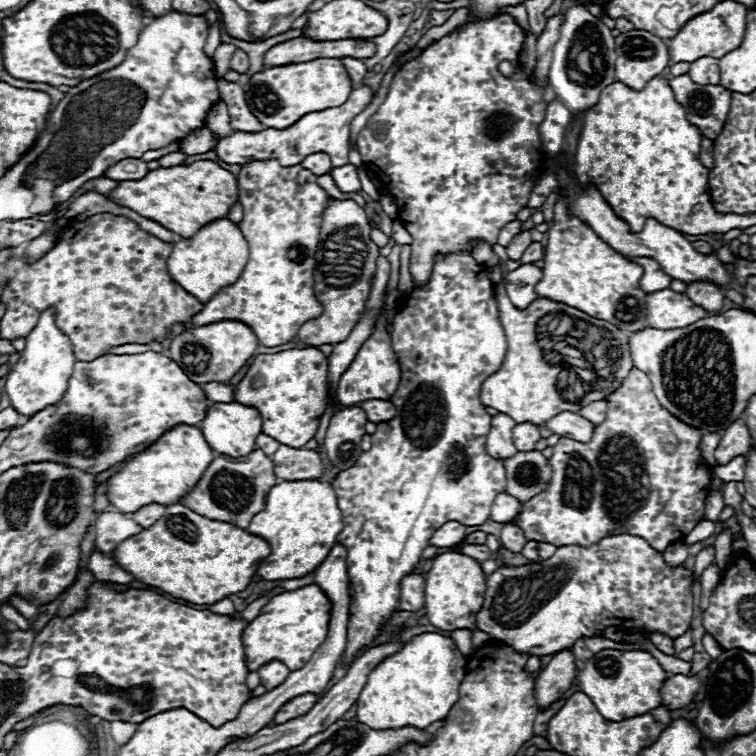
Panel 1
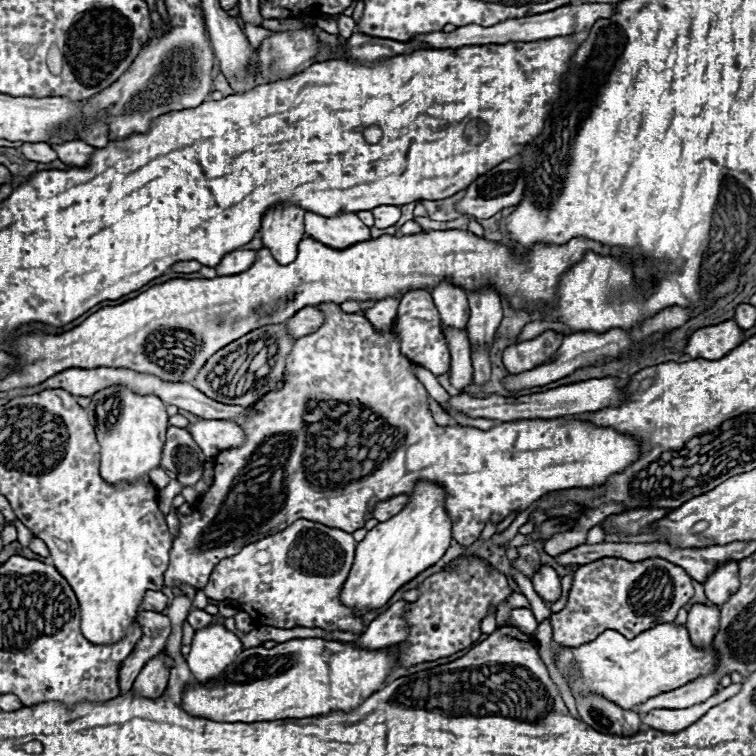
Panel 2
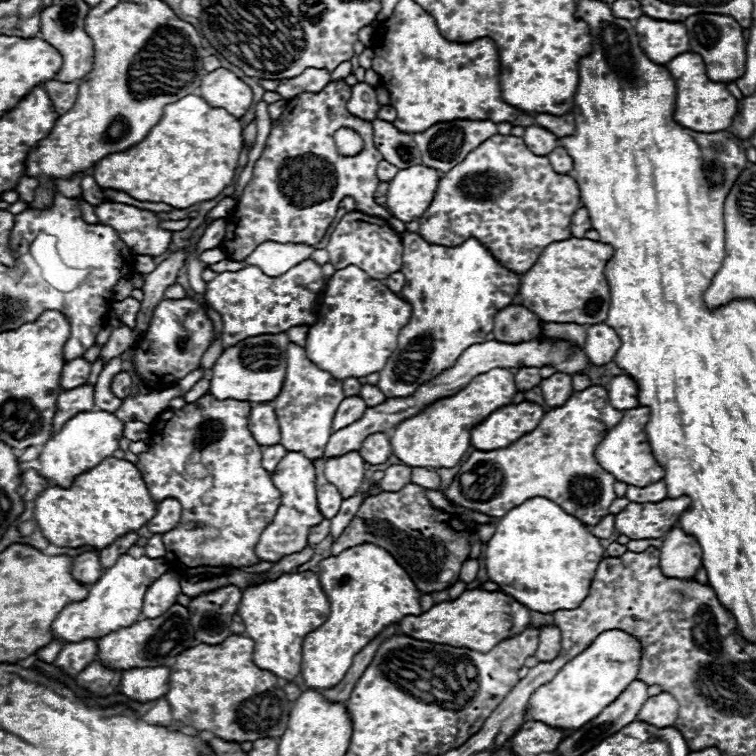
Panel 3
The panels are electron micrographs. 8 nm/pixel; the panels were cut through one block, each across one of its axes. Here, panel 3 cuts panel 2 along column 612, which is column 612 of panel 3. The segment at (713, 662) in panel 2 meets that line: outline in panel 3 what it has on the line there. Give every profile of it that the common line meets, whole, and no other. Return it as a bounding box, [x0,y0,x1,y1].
[528,630,642,730]

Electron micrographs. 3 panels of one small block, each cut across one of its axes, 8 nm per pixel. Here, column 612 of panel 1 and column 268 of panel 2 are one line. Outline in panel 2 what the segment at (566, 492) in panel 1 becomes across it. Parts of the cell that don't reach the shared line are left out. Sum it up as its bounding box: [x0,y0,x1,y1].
[164,302,640,590]

